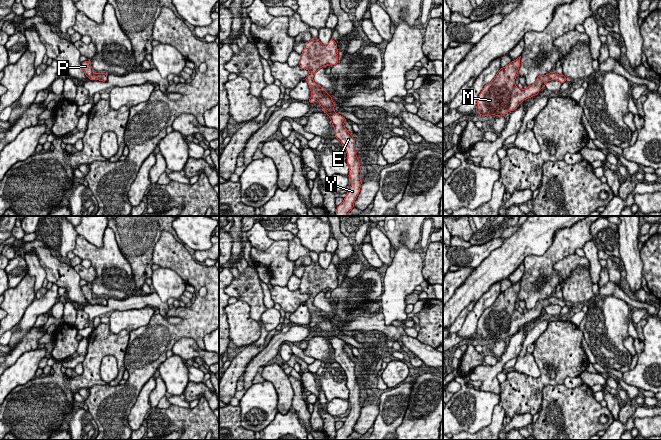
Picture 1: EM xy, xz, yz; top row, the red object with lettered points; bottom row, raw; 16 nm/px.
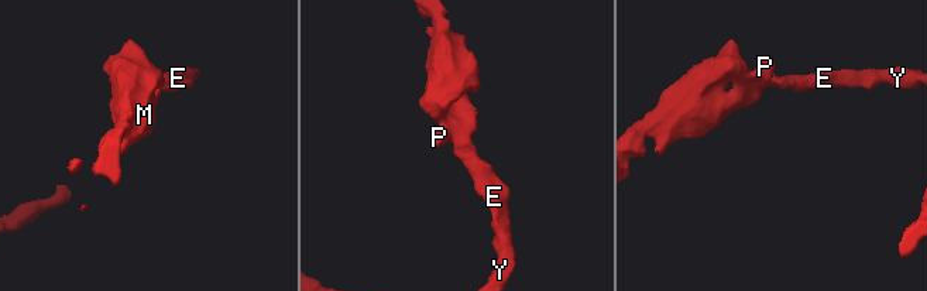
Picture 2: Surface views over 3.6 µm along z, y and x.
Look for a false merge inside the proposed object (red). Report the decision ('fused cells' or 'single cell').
single cell

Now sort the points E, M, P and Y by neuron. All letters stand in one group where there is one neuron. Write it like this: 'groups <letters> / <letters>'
groups E M P Y

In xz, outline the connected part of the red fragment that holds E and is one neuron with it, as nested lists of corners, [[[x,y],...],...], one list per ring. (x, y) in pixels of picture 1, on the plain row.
[[[312,262],[304,267],[304,274],[300,279],[300,292],[307,293],[309,299],[305,301],[311,314],[309,327],[319,326],[324,333],[334,351],[334,358],[341,368],[345,371],[347,377],[347,388],[349,389],[349,403],[351,410],[347,416],[344,425],[337,430],[336,440],[347,440],[347,437],[354,431],[354,426],[360,416],[361,408],[361,390],[355,375],[355,363],[344,350],[347,344],[334,335],[335,328],[332,321],[326,317],[325,313],[313,305],[314,298],[323,290],[336,289],[338,285],[338,273],[336,266],[331,262],[327,269],[322,268],[318,262]]]

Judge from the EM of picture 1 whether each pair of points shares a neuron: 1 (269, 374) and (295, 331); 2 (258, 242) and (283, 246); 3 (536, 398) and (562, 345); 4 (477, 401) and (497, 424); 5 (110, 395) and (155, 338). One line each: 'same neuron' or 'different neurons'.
1: different neurons
2: different neurons
3: same neuron
4: different neurons
5: same neuron

